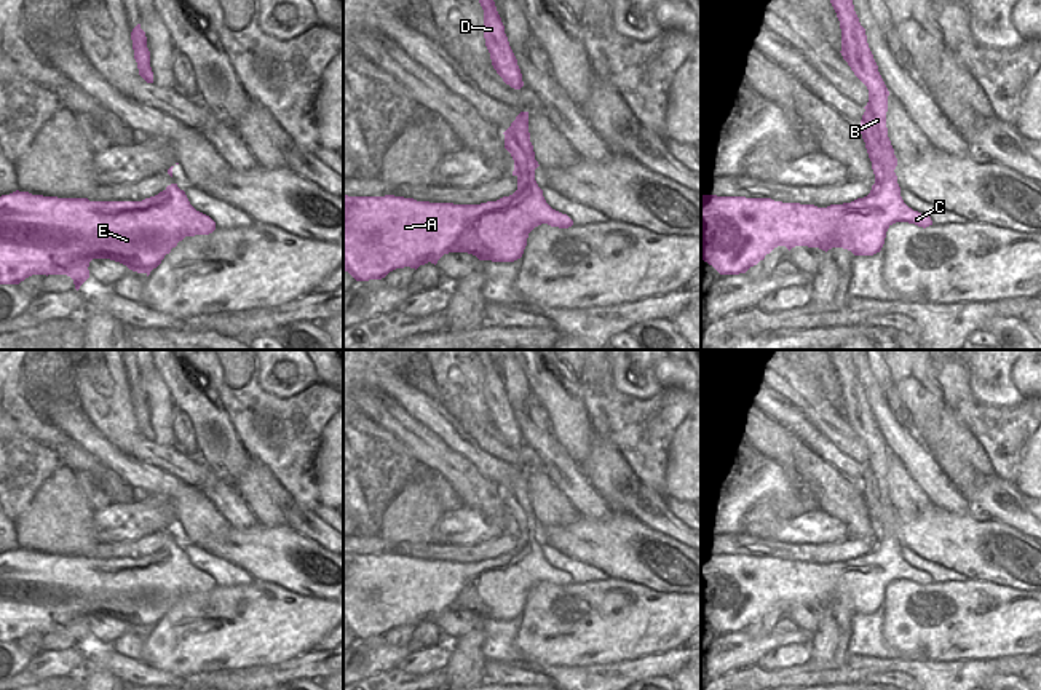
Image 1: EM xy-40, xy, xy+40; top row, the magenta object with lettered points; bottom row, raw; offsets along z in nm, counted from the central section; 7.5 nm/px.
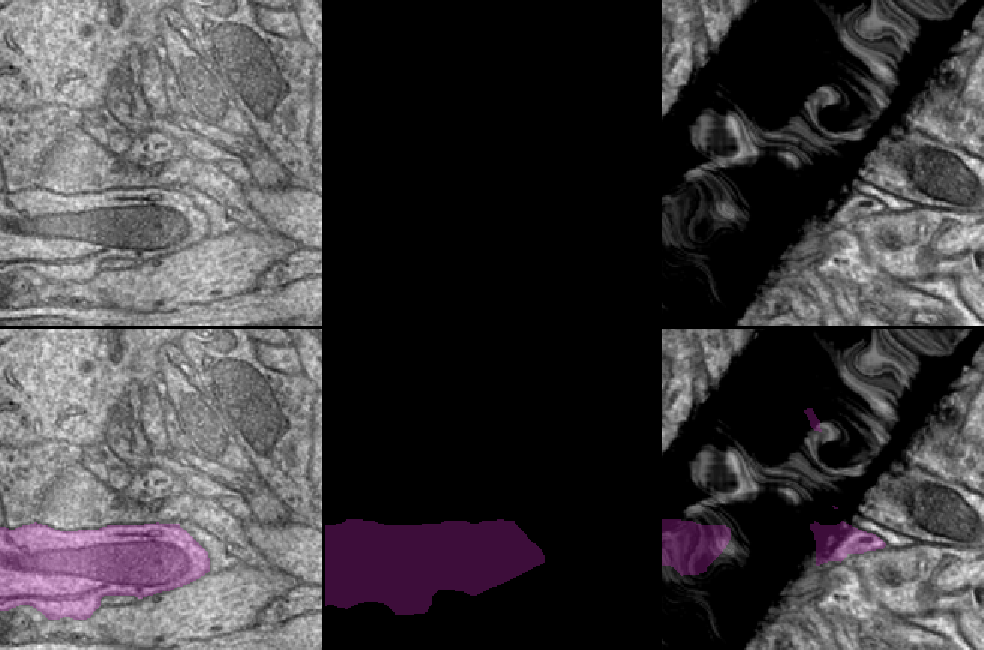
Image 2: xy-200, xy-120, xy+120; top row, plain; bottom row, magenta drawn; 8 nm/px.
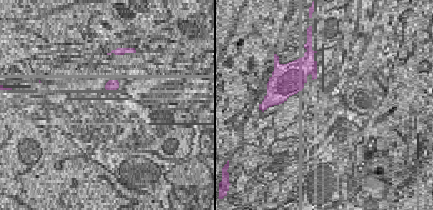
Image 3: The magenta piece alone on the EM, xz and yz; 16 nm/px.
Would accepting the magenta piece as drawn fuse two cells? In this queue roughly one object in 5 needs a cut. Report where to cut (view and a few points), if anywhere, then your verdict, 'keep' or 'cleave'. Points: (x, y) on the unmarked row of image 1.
cut none; keep

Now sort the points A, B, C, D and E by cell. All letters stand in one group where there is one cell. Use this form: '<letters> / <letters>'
A B C D E

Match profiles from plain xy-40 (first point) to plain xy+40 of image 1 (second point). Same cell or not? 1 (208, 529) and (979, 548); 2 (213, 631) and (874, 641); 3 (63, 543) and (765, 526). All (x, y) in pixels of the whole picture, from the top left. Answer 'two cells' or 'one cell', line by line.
1: two cells
2: two cells
3: one cell

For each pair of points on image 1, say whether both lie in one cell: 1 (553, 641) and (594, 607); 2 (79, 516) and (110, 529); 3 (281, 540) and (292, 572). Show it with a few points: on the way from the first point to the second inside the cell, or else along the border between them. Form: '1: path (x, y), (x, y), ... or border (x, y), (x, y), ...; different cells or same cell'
1: path (562, 631), (567, 626), (577, 625), (585, 617); same cell
2: border (93, 511), (94, 537), (99, 542); different cells
3: path (281, 548), (281, 555), (289, 564); same cell

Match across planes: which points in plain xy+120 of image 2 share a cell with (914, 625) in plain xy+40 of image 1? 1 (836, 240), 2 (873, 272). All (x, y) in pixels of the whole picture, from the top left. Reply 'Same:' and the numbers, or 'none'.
Same: none

